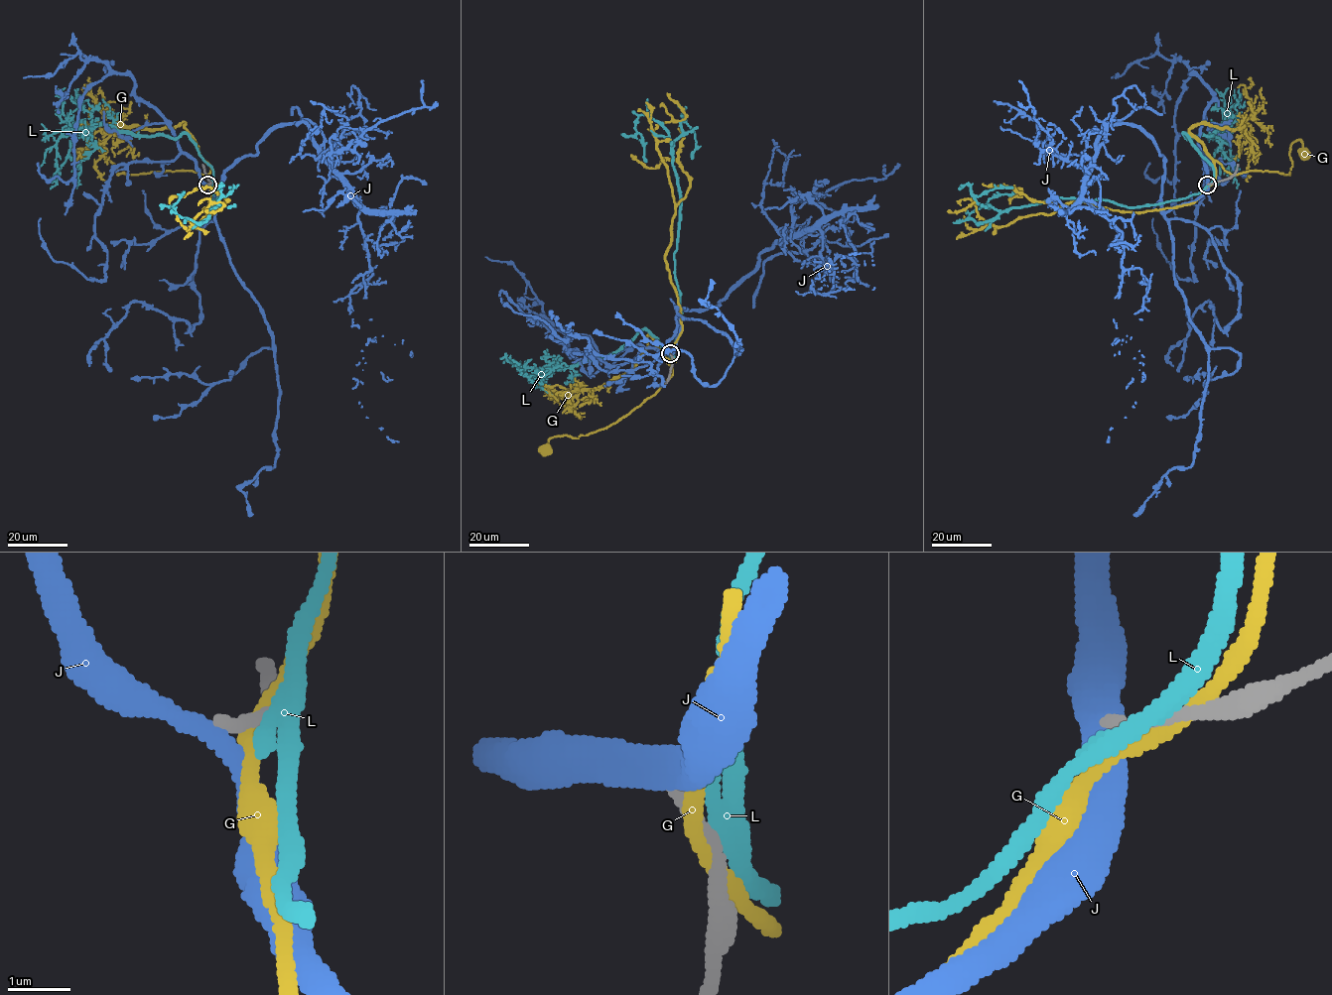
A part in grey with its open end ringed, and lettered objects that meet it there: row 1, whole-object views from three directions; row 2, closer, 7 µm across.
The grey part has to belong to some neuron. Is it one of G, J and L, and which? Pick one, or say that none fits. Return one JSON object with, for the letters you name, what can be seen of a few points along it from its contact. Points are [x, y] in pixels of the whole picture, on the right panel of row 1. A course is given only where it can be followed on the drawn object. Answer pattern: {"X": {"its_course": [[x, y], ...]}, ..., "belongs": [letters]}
{"belongs": []}

